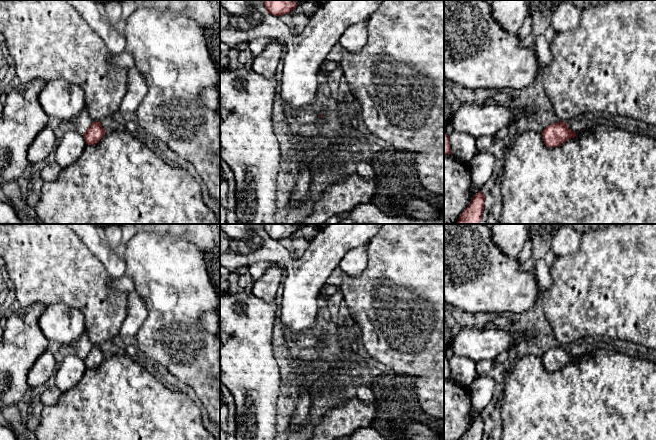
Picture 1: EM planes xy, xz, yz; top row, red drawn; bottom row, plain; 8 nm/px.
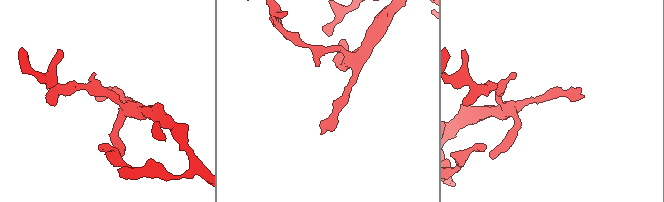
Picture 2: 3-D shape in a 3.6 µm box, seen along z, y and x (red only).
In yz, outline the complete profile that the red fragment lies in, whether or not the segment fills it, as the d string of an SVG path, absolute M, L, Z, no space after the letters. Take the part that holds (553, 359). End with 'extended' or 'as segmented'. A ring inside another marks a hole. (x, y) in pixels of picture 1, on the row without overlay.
M559 345L558 347L548 349L543 353L541 359L547 371L556 371L575 361L576 356L571 355L567 347Z; as segmented

